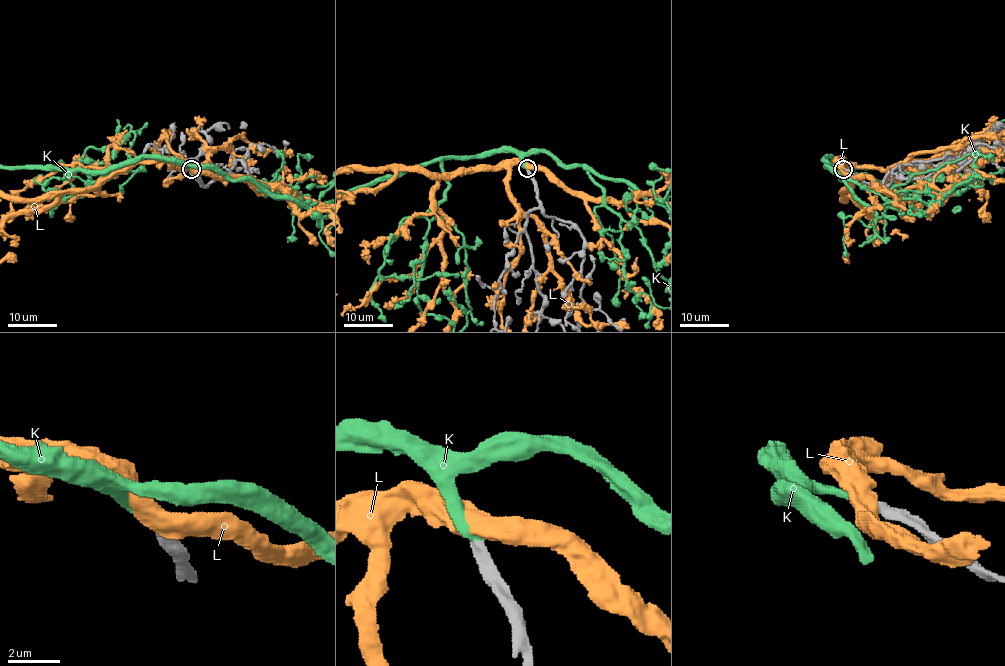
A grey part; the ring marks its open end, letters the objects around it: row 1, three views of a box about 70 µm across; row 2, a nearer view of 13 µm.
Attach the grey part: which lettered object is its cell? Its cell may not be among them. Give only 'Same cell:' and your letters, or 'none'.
Same cell: K

